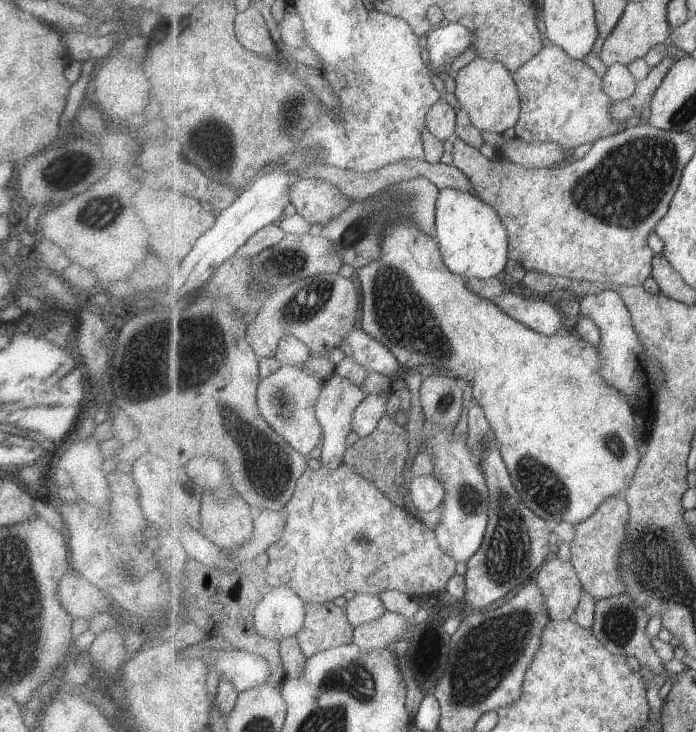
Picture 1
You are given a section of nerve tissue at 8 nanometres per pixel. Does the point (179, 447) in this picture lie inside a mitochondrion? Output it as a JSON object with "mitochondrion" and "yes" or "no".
{"mitochondrion":"no"}

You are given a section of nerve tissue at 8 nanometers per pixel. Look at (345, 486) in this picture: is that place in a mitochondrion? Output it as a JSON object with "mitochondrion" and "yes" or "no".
{"mitochondrion":"no"}

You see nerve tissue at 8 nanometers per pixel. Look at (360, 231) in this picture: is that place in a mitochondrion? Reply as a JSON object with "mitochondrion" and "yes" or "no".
{"mitochondrion":"yes"}

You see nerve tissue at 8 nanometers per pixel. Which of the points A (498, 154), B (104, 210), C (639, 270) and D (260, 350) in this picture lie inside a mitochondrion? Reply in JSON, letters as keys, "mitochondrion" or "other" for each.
{"A":"other","B":"mitochondrion","C":"other","D":"other"}

